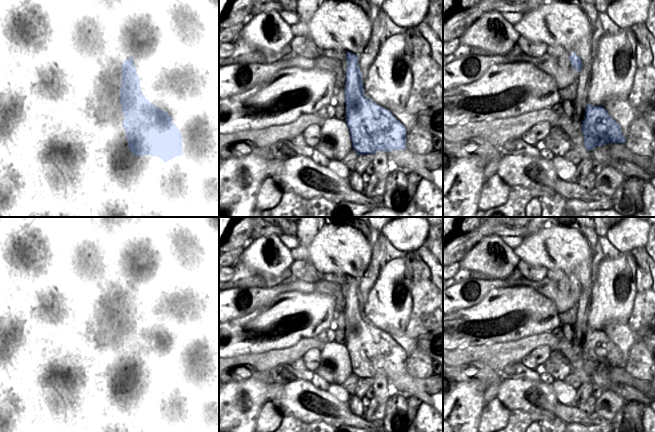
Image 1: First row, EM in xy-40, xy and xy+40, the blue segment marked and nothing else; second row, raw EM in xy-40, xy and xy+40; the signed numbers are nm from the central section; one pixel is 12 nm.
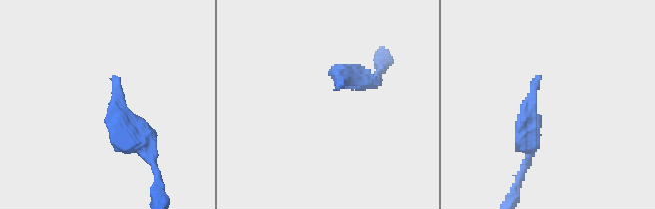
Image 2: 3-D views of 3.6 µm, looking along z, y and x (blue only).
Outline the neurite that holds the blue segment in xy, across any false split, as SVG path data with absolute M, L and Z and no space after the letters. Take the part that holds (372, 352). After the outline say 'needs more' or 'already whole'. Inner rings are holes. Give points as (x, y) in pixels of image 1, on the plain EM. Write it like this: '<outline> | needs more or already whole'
M346 277L346 347L353 374L358 379L406 373L407 355L391 337L364 320L358 279Z | already whole

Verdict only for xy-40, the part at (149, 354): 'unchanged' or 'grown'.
unchanged

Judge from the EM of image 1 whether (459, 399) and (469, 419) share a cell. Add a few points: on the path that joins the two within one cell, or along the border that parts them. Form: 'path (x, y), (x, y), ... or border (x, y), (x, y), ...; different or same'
path (462, 404), (462, 412), (464, 414); same

